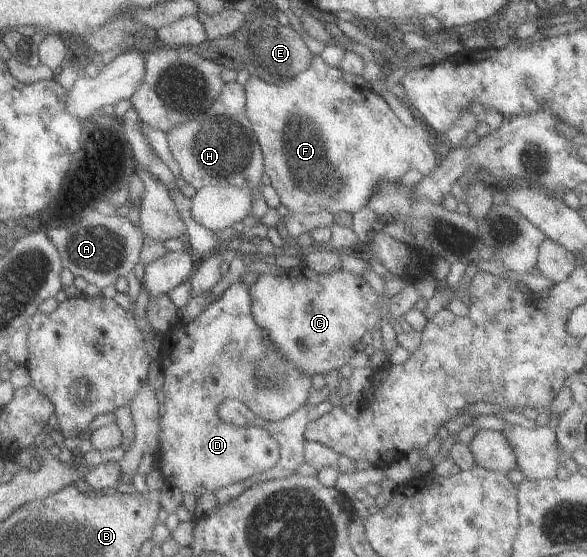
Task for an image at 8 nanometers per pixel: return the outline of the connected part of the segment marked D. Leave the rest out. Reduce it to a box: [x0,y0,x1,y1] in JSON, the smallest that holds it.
[159,279,313,497]

